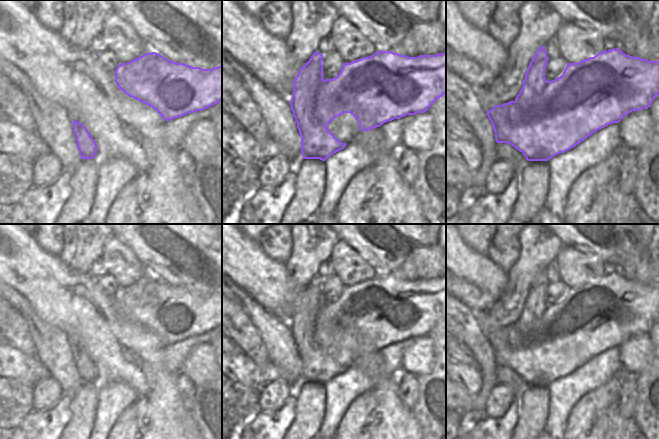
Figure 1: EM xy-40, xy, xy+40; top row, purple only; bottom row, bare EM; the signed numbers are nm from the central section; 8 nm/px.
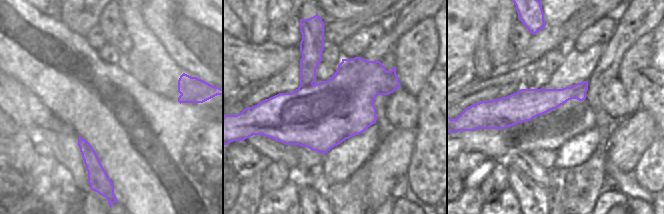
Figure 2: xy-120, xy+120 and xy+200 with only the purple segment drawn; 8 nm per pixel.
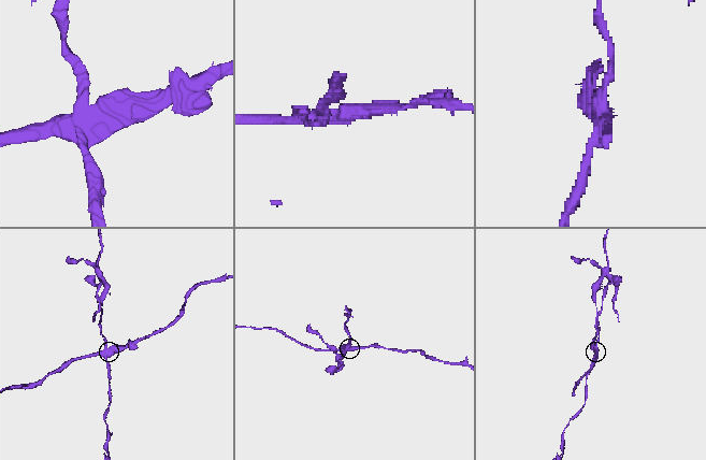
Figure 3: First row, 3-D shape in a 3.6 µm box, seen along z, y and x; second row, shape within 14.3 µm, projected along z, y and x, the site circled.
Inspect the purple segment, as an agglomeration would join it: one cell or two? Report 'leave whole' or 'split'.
split

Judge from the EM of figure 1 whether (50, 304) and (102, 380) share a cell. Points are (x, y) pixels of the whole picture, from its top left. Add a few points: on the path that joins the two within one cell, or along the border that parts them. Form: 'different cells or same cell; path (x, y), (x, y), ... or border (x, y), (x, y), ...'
same cell; path (70, 320), (102, 352), (102, 360)

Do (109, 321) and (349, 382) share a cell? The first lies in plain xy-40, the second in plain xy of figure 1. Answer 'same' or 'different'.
different

